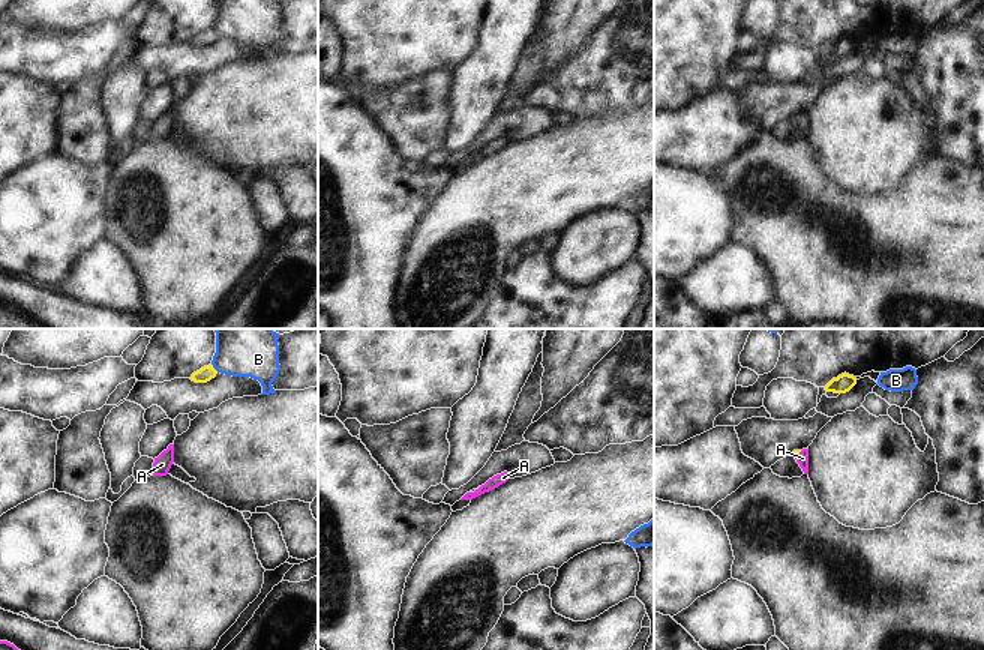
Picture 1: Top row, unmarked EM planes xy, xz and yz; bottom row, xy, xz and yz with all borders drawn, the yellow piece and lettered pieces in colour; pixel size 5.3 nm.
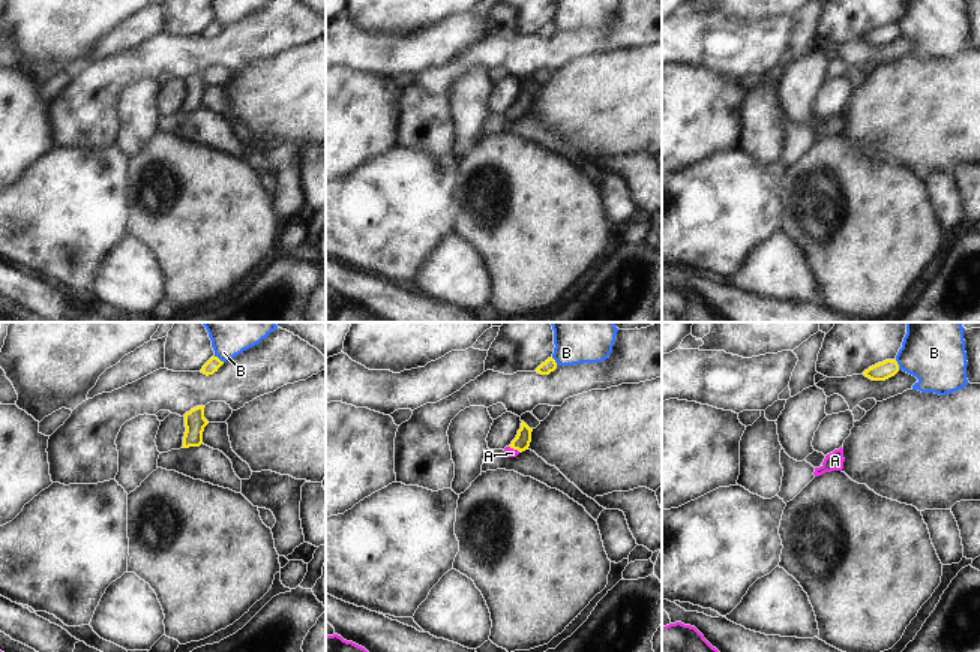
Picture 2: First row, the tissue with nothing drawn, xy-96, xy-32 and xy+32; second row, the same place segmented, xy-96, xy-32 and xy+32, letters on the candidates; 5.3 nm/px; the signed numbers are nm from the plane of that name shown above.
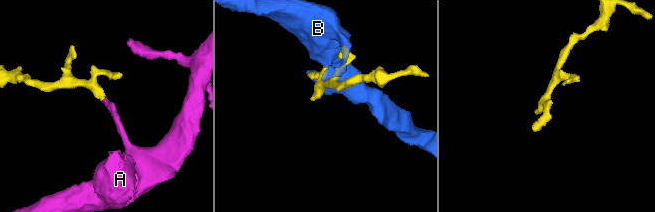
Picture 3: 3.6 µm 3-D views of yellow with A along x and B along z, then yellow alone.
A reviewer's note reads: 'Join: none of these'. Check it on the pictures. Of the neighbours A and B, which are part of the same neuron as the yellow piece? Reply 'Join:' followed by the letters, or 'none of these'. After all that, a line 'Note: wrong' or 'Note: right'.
Join: A
Note: wrong

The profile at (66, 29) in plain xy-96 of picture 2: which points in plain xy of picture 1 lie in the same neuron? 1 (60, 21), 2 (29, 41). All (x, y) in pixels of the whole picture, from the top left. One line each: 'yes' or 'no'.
1: yes
2: no

